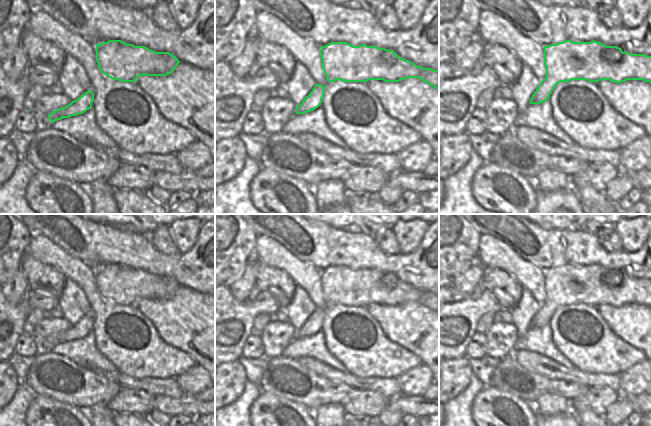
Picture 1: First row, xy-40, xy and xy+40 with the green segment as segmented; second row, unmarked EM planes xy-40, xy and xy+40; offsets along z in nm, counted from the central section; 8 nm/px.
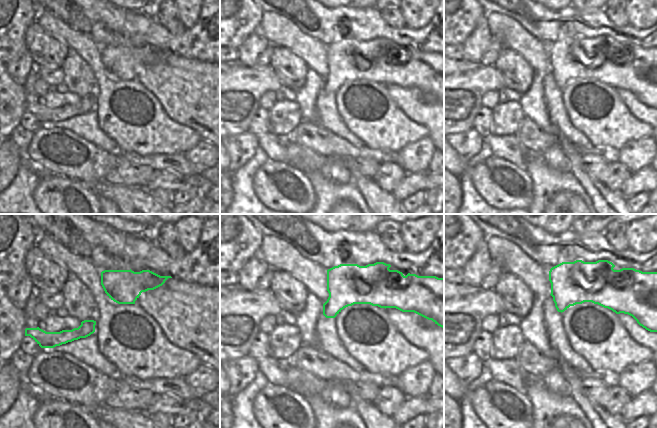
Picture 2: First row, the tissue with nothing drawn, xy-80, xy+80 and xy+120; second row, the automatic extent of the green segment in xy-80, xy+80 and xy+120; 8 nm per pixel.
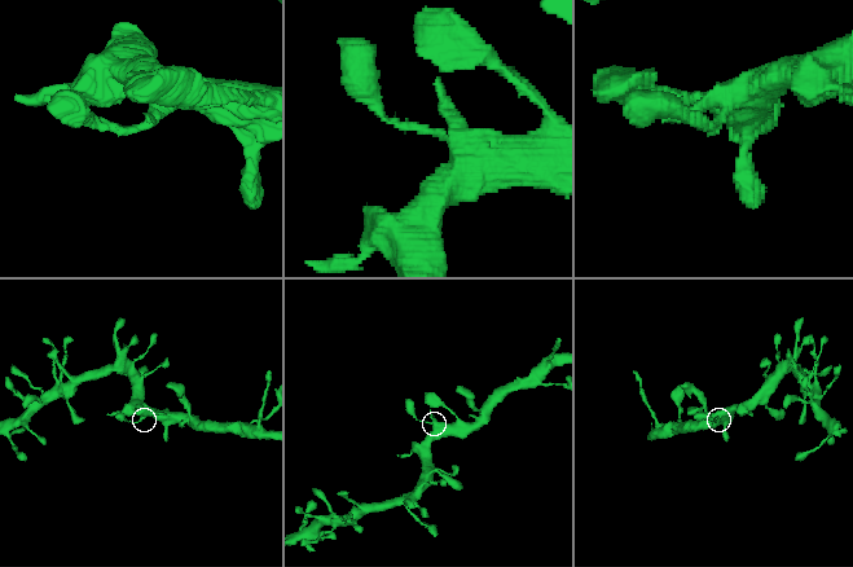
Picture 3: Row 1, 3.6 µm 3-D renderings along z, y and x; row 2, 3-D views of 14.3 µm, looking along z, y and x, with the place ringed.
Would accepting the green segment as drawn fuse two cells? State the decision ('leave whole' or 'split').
leave whole

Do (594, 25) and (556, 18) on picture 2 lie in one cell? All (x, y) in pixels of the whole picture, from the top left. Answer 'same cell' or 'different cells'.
same cell

